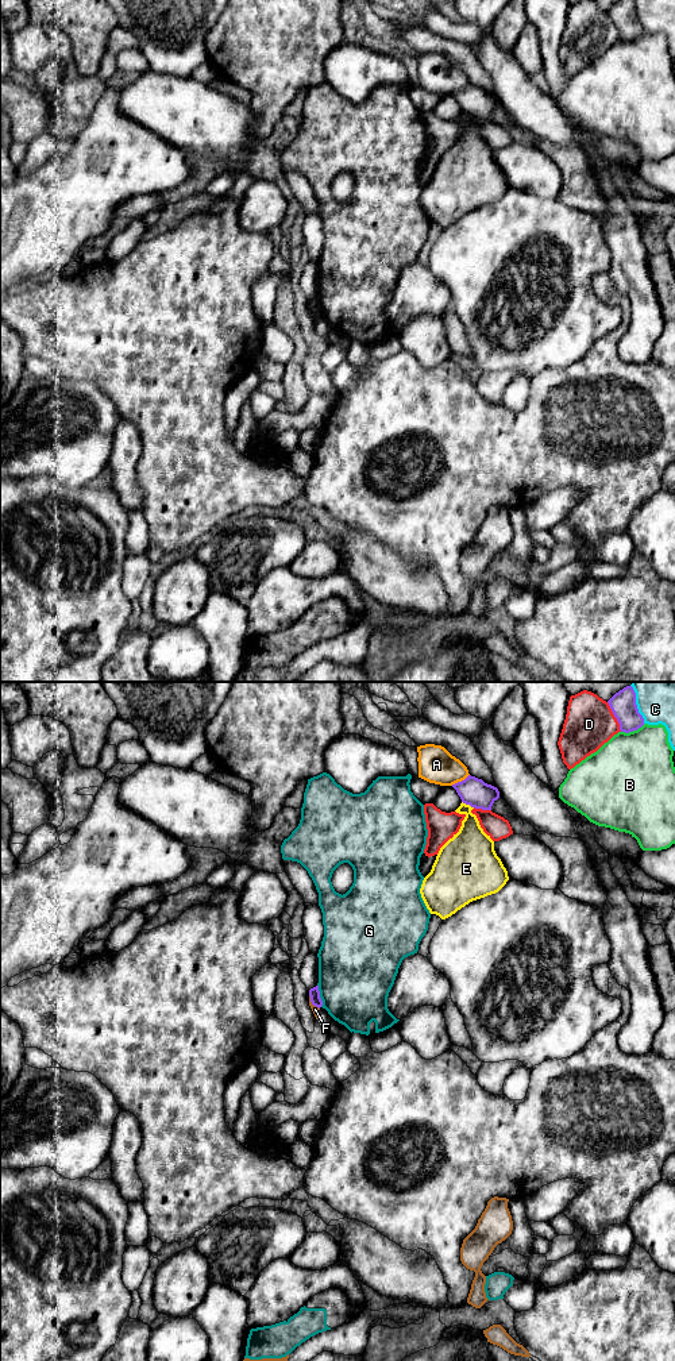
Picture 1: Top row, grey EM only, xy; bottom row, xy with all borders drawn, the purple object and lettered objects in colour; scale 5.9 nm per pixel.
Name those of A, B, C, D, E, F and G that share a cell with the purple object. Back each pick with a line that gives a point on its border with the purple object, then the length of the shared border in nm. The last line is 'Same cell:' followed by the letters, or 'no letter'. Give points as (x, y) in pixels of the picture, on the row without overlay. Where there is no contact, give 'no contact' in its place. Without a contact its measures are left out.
Same cell: no letter

